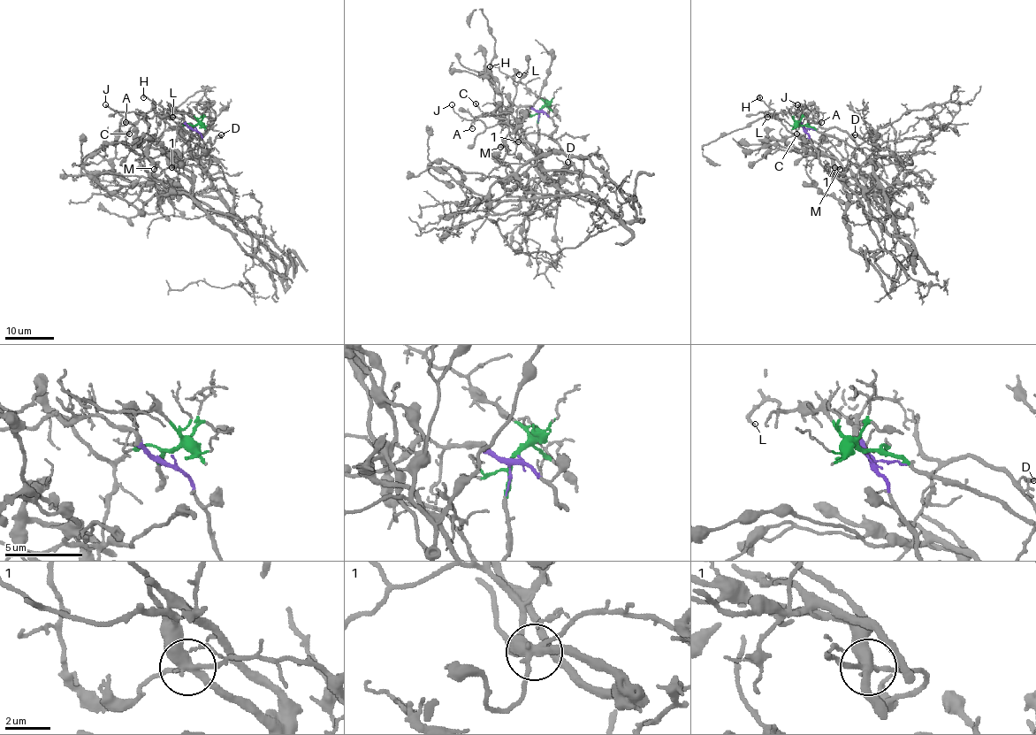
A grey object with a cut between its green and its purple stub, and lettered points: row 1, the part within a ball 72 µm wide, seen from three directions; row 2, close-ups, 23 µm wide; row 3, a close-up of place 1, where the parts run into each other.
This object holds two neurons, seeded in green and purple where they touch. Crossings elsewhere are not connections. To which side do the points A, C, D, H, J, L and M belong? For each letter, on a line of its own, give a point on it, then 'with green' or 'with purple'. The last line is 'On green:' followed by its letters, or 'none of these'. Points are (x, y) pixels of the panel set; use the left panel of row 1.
A: at (125, 122); with purple
C: at (129, 133); with purple
D: at (221, 134); with purple
H: at (143, 97); with green
J: at (105, 104); with purple
L: at (172, 117); with green
M: at (154, 169); with purple
On green: H, L

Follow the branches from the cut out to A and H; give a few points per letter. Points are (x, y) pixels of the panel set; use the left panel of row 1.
A: (195, 126), (191, 129), (181, 118), (173, 115), (156, 115), (126, 122)
H: (195, 126), (197, 121), (190, 113), (171, 112), (143, 97)

